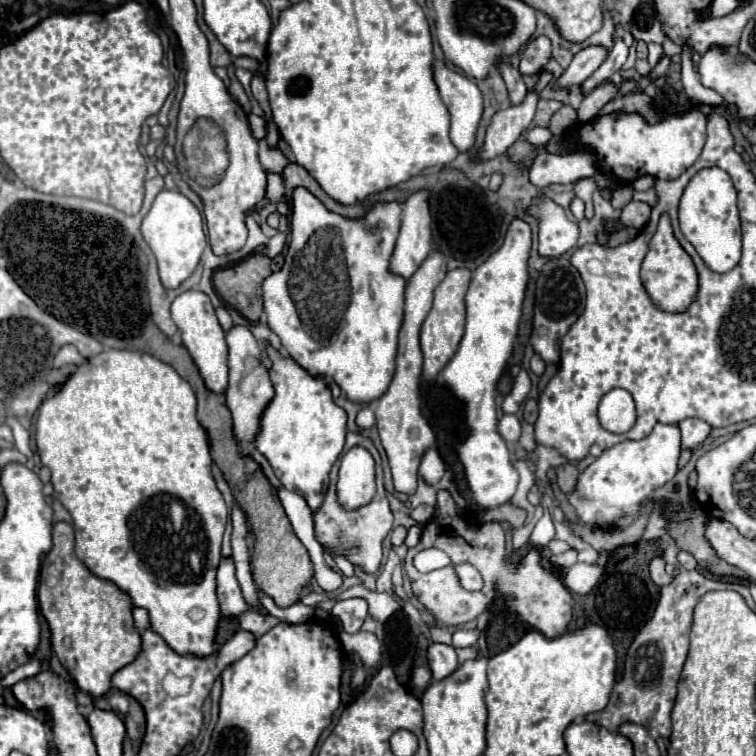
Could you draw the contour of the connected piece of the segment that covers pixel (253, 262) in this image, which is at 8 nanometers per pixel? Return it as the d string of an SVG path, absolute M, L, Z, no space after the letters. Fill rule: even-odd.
M252 254L236 266L214 274L214 290L244 318L258 322L262 316L262 282L272 274L266 254Z

